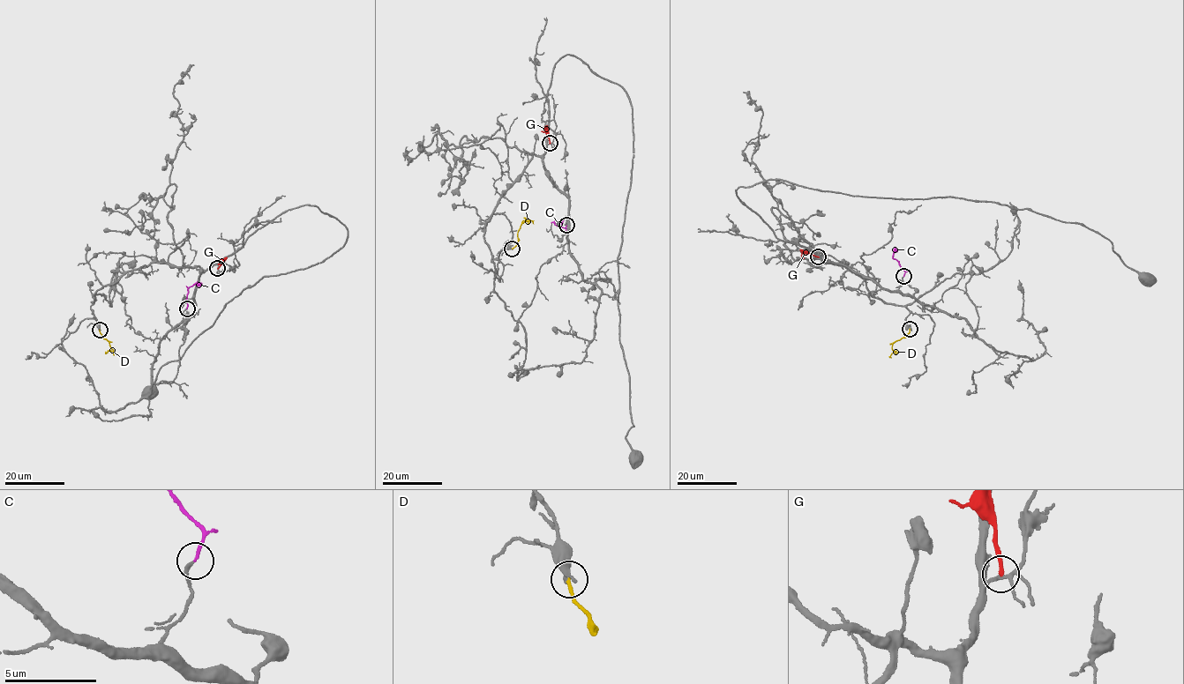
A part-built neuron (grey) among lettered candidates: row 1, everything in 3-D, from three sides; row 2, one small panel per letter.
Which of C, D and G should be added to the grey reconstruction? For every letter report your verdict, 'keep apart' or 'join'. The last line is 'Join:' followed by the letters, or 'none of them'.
C: join
D: keep apart
G: keep apart
Join: C

